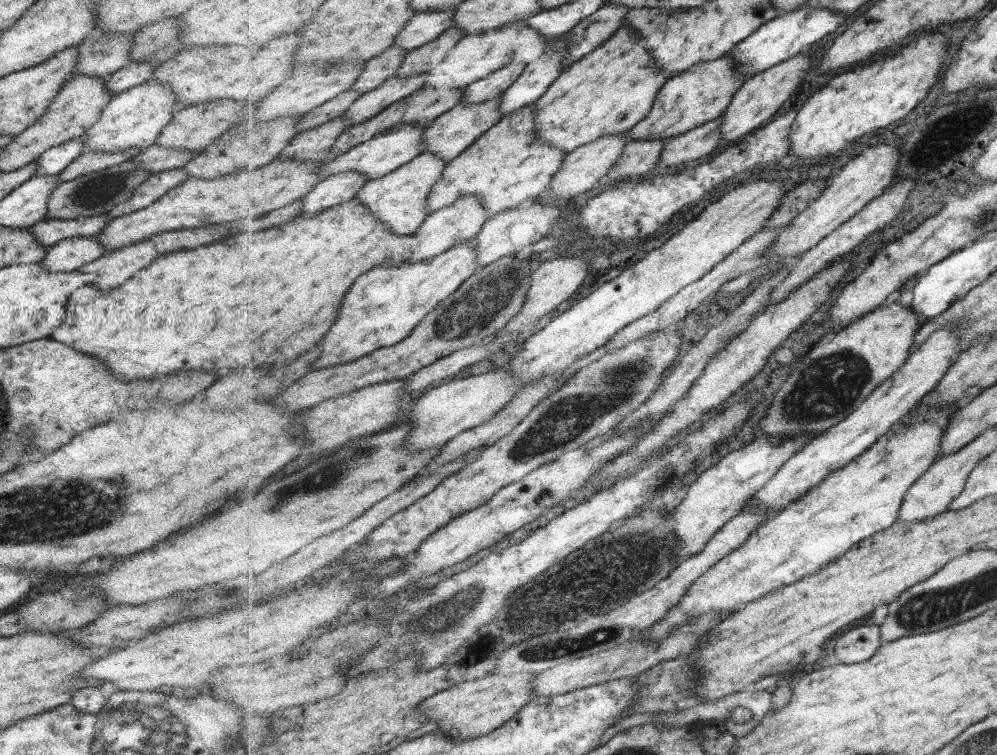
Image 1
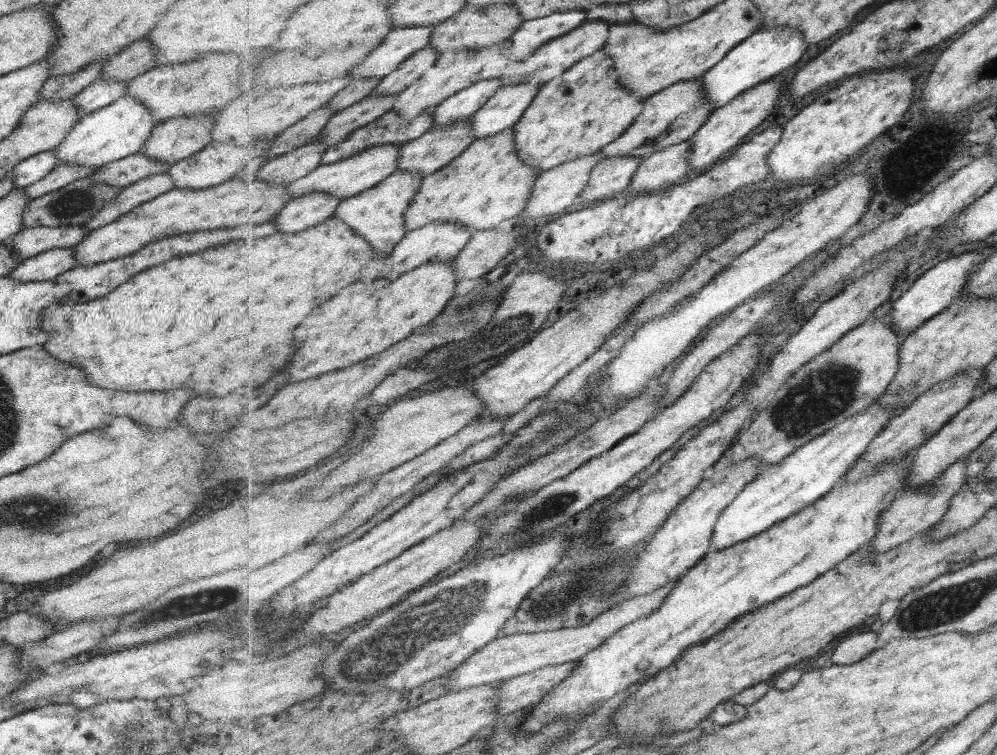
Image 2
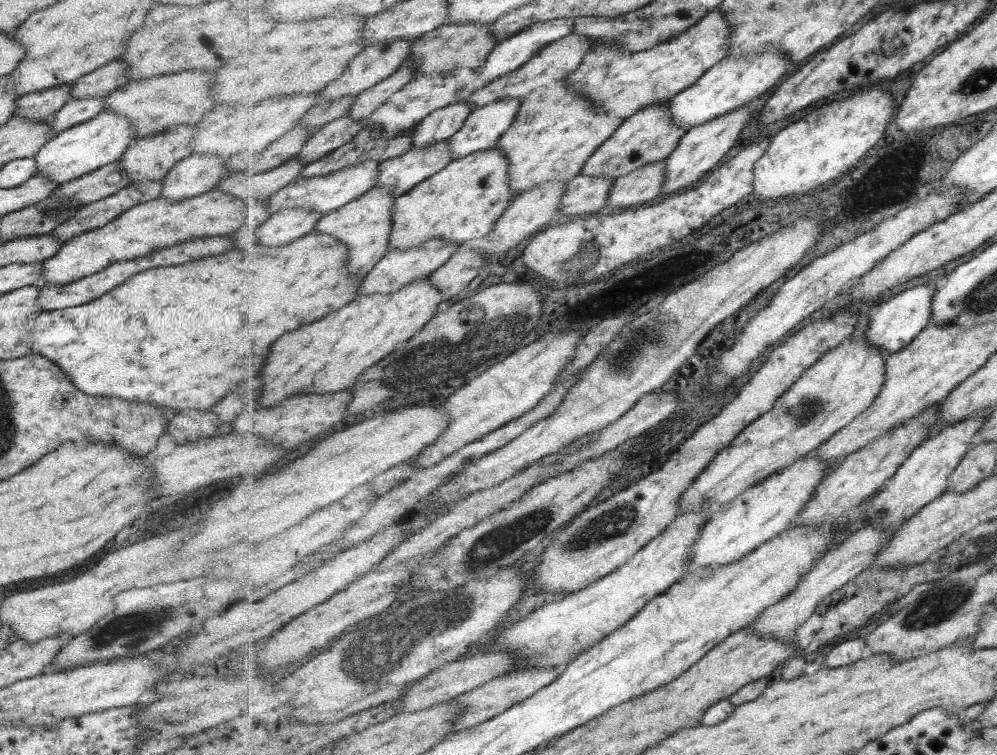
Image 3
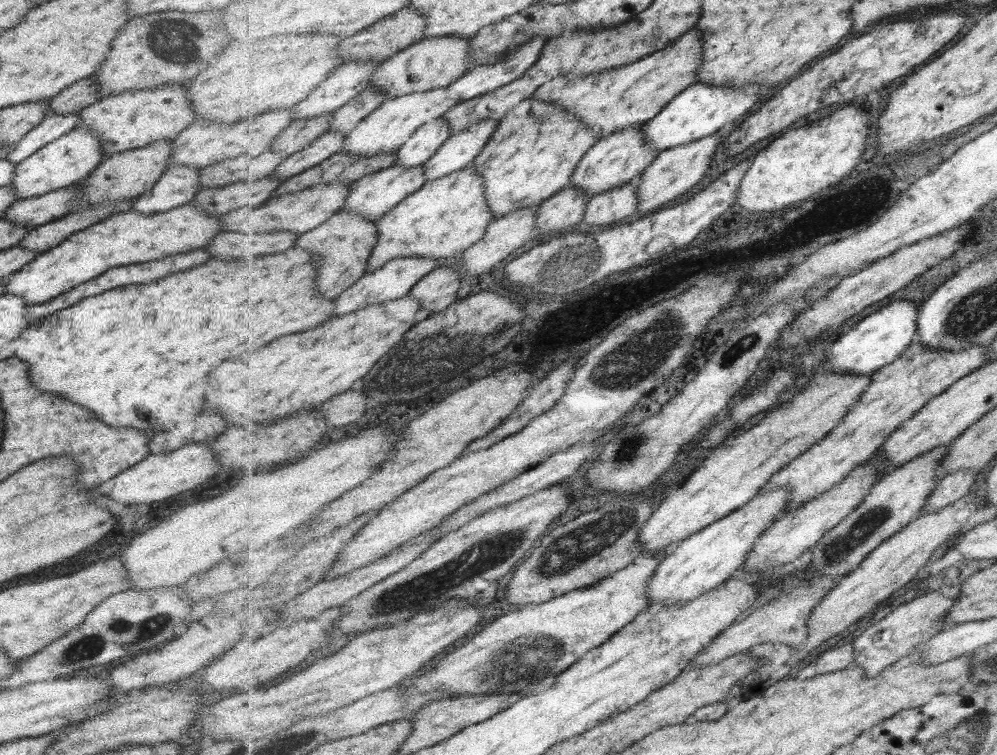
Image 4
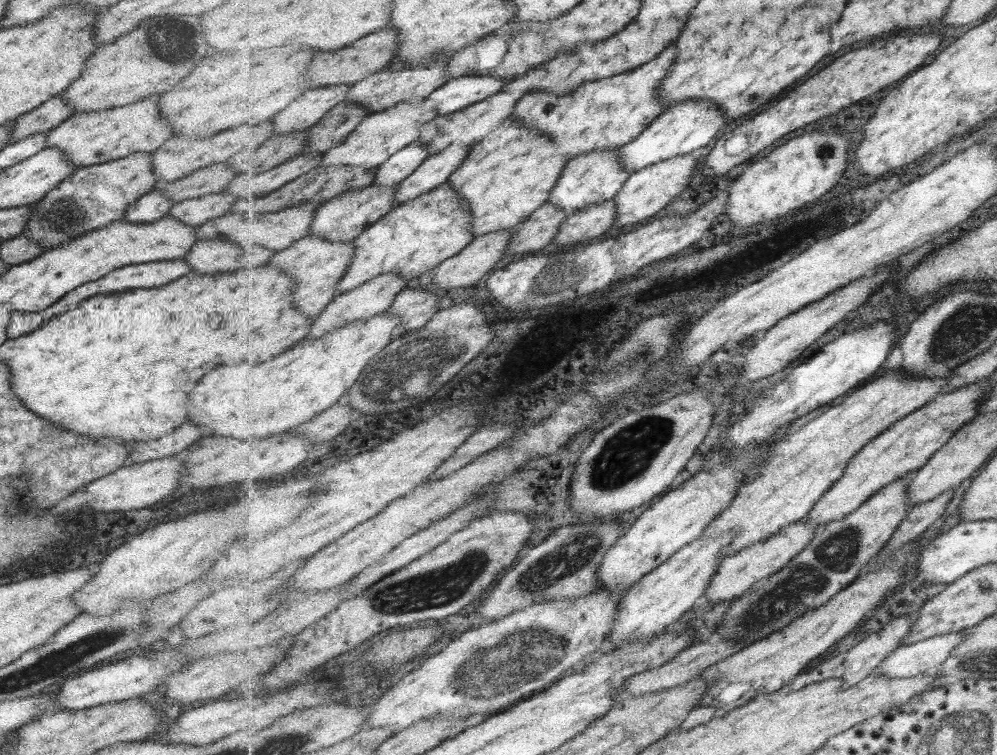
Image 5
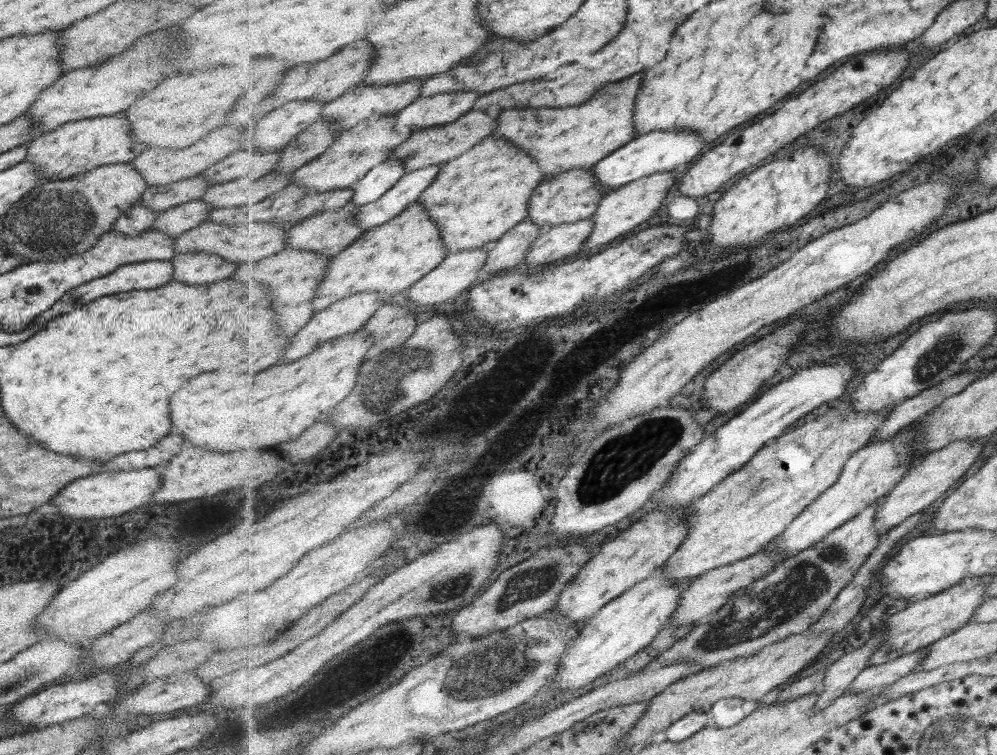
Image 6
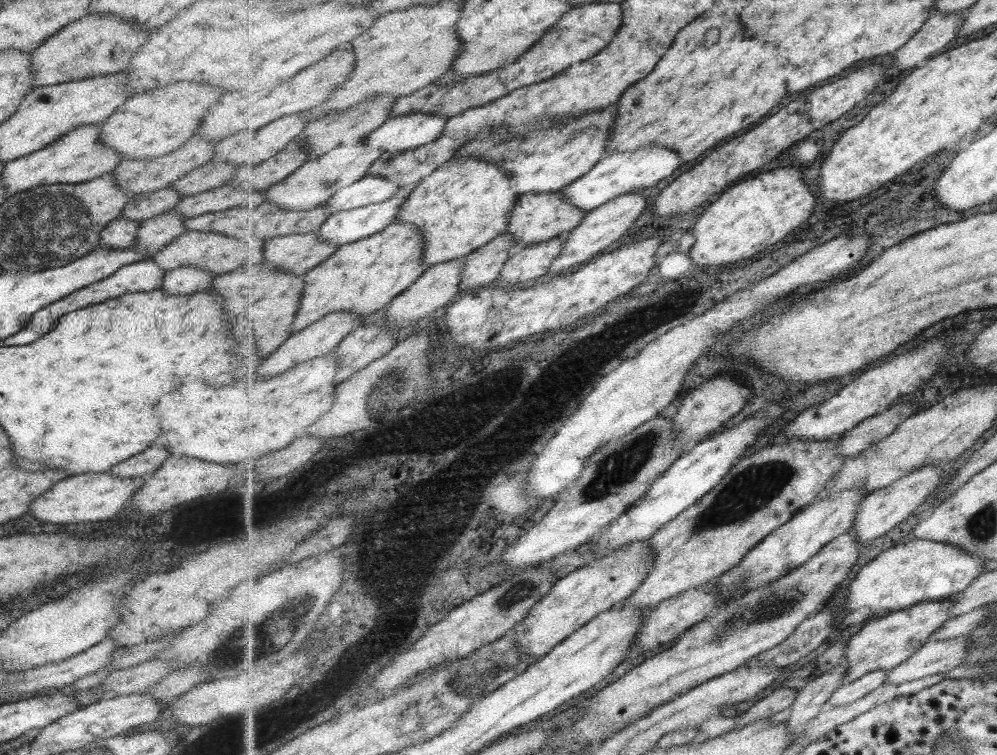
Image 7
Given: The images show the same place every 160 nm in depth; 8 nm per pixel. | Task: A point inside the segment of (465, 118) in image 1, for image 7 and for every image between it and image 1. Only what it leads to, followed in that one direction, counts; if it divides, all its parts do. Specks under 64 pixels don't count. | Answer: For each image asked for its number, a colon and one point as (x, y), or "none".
2: (423, 156)
3: (402, 174)
4: (376, 194)
5: (343, 218)
6: (328, 233)
7: (296, 253)

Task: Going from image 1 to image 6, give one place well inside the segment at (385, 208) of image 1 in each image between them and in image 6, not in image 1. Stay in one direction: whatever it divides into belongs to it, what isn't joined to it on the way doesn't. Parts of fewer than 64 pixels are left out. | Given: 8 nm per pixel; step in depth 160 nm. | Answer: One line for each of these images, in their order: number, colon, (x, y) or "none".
2: (378, 214)
3: (365, 225)
4: (343, 246)
5: (318, 265)
6: (294, 275)

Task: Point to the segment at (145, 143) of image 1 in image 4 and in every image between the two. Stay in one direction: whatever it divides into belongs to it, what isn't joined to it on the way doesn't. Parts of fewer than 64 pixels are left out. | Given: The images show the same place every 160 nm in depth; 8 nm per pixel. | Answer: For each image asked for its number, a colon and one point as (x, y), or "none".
2: (120, 129)
3: (99, 141)
4: (66, 160)

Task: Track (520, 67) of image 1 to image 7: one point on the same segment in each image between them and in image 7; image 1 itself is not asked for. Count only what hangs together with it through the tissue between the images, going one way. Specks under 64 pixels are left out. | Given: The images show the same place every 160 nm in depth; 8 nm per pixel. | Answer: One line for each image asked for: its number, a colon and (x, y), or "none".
2: (463, 105)
3: (441, 125)
4: (429, 138)
5: (402, 164)
6: (384, 176)
7: (371, 189)

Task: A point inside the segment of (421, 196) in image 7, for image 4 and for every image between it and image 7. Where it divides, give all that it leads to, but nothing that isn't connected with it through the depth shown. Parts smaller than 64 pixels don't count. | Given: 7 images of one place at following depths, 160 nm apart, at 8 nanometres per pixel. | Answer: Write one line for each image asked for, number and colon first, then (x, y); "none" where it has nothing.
4: (536, 148)
5: (505, 178)
6: (479, 196)

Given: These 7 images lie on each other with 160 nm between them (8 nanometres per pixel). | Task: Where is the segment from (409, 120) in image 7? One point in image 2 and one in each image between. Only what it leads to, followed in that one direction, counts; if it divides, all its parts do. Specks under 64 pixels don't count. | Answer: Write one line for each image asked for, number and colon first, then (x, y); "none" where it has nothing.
2: (532, 34)
3: (509, 55)
4: (479, 80)
5: (459, 93)
6: (424, 113)

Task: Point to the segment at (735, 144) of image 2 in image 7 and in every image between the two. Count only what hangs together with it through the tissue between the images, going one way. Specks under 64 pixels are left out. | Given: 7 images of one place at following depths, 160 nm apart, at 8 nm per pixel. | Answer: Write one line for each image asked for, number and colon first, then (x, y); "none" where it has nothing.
3: (702, 149)
4: (675, 171)
5: (646, 192)
6: (621, 210)
7: (601, 227)

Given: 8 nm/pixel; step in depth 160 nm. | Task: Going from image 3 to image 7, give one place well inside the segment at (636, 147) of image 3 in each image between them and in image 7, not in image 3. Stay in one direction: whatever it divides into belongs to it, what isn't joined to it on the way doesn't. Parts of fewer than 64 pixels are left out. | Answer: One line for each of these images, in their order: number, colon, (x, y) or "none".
4: (621, 158)
5: (592, 178)
6: (575, 195)
7: (537, 217)

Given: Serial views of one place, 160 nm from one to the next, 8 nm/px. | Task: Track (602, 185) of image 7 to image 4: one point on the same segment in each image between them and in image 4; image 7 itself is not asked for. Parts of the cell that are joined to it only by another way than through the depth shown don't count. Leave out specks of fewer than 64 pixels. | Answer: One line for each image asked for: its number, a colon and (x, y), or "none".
4: (700, 111)
5: (693, 124)
6: (659, 152)

